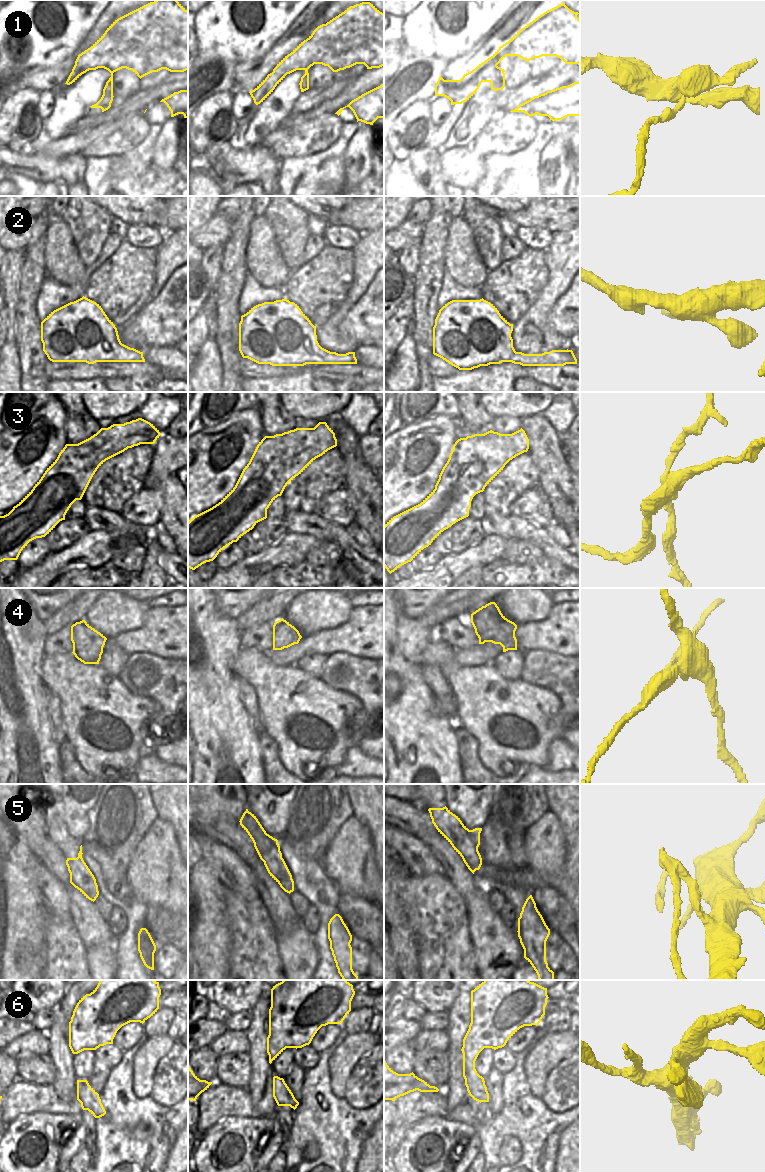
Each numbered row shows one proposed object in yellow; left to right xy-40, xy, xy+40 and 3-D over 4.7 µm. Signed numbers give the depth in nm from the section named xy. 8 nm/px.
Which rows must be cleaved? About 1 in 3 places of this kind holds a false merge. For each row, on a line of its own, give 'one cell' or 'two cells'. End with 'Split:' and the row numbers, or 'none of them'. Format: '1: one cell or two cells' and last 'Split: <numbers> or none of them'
1: two cells
2: one cell
3: two cells
4: two cells
5: two cells
6: one cell
Split: 1, 3, 4, 5

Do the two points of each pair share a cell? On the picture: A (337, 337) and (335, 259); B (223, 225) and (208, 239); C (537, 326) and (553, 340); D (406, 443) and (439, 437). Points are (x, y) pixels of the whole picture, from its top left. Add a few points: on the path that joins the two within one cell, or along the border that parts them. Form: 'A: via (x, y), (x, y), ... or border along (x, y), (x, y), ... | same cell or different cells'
A: border along (349, 289), (337, 309), (319, 325) | different cells
B: via (219, 229), (212, 235) | same cell
C: via (541, 330), (549, 338) | same cell
D: via (411, 431), (425, 426), (439, 426) | same cell

